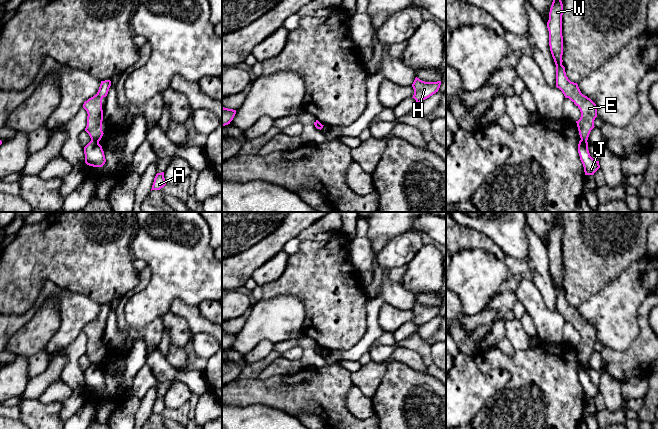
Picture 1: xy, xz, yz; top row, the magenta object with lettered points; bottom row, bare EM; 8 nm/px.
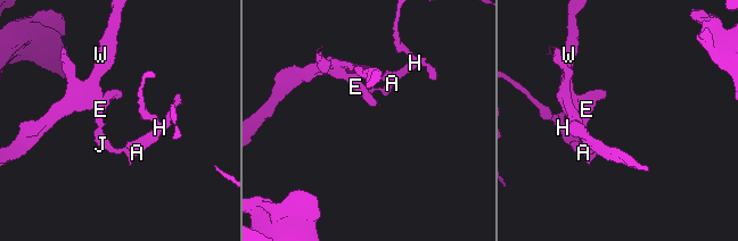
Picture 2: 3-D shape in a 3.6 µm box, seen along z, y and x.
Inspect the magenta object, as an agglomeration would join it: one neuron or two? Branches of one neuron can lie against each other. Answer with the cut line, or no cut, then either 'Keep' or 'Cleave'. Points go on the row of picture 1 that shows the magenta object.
Split along xy (91, 138), (98, 141). Cleave

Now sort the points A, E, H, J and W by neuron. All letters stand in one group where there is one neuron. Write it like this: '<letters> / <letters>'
A H J / E W

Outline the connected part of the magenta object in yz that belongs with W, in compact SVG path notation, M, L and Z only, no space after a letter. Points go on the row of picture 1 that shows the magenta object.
M553 0L547 28L549 31L549 46L556 65L556 87L569 98L581 112L577 123L581 140L587 141L591 130L595 127L594 120L597 117L597 106L587 96L583 95L577 83L571 82L566 76L565 67L562 65L563 36L562 36L563 4L561 0Z

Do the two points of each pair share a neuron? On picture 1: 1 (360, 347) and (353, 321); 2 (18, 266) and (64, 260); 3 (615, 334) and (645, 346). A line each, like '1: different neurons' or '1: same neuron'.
1: different neurons
2: same neuron
3: different neurons

